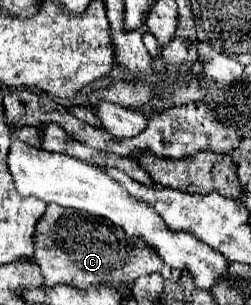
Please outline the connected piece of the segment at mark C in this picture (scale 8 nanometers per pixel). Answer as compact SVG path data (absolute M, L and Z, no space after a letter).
M47 205L45 215L37 221L33 241L35 241L33 261L41 267L43 285L49 285L49 287L53 287L57 283L73 285L79 289L99 287L99 285L113 285L113 287L131 285L137 277L149 275L155 271L161 273L171 283L177 283L177 279L181 277L181 271L173 271L165 263L161 263L161 257L157 253L153 253L153 247L145 247L145 243L141 243L141 239L125 235L125 231L121 231L121 227L113 227L113 223L109 223L107 219L97 219L95 215L85 215L83 211L69 211L65 207Z

